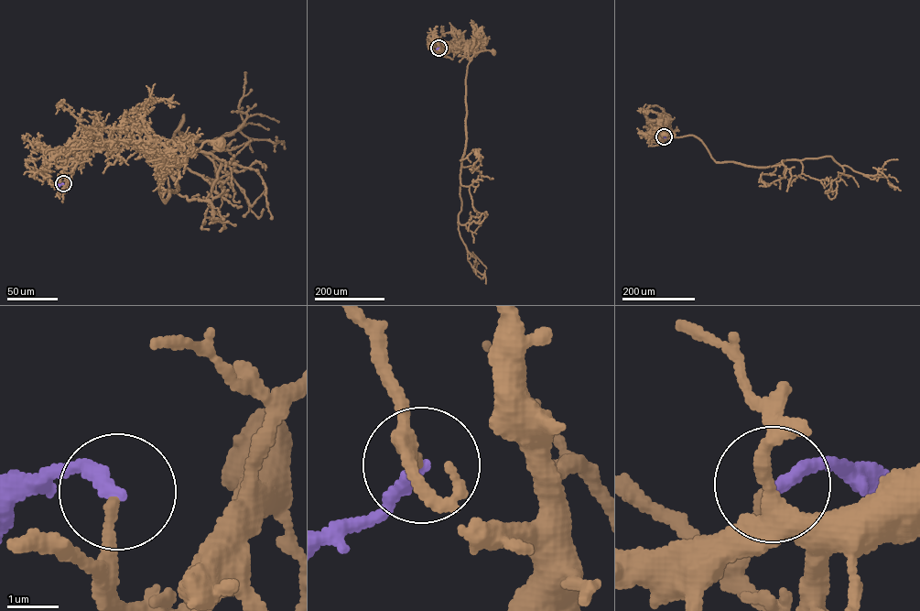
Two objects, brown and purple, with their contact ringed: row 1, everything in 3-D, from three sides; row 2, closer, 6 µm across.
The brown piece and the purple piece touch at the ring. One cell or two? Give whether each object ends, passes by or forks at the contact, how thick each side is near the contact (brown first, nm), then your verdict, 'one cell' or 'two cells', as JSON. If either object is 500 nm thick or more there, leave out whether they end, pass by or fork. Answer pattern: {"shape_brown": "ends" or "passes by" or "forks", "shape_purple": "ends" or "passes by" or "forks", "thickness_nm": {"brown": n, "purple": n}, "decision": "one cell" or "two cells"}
{"shape_brown": "ends", "shape_purple": "ends", "thickness_nm": {"brown": 190, "purple": 280}, "decision": "two cells"}

